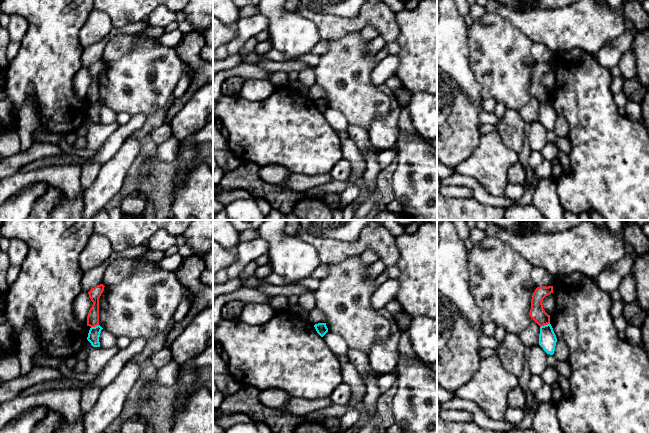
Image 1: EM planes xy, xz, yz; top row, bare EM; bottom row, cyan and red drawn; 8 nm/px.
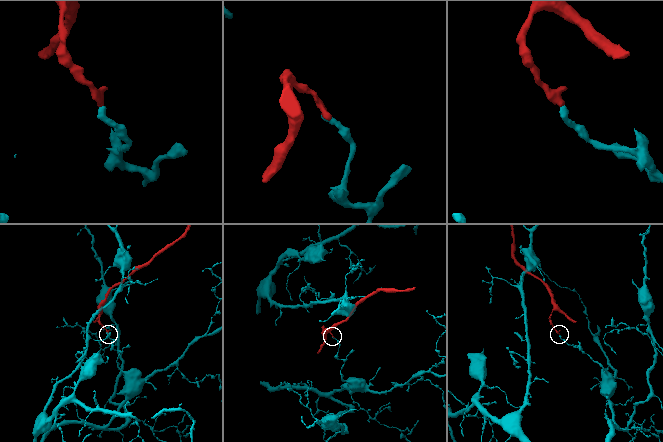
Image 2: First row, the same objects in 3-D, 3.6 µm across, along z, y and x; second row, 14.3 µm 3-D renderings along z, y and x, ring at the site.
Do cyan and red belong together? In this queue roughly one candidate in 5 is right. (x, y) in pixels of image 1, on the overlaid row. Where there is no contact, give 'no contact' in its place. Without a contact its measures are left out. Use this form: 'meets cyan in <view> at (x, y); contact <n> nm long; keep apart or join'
meets cyan in yz at (544, 325); contact 90 nm long; keep apart

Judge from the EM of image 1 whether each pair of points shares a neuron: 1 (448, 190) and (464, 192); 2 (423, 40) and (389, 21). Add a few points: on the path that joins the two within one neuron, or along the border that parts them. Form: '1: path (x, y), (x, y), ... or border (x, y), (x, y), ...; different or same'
1: path (452, 191), (460, 192); same
2: border (396, 13), (399, 36), (395, 41); different

